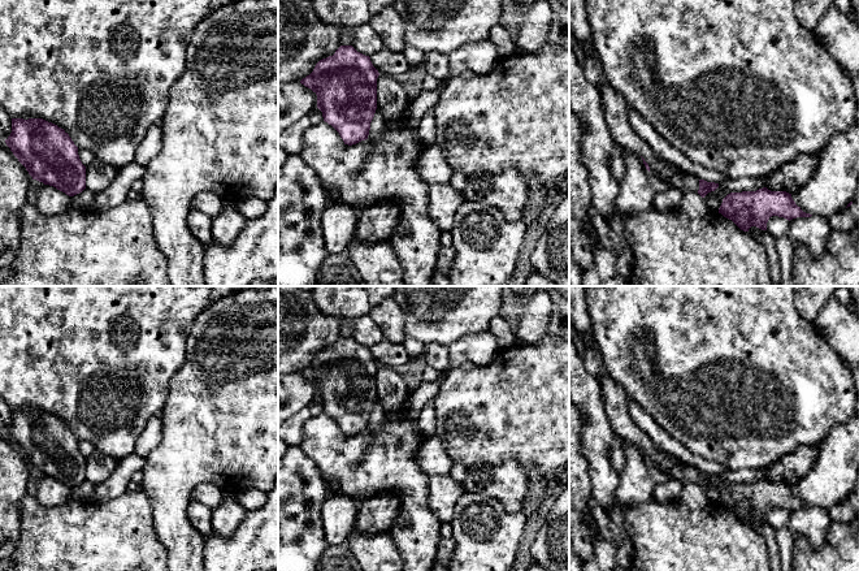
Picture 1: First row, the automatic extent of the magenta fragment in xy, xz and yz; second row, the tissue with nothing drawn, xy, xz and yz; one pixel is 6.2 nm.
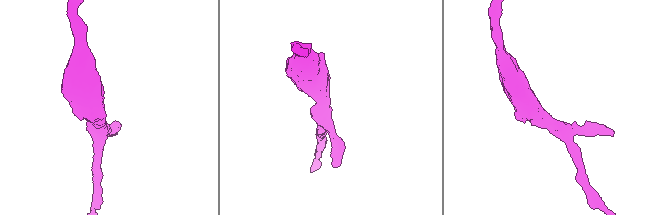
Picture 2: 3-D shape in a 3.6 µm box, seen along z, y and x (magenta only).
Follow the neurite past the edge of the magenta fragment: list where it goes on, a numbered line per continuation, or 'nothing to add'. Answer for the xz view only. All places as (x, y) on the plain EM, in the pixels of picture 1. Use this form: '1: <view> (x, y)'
nothing to add

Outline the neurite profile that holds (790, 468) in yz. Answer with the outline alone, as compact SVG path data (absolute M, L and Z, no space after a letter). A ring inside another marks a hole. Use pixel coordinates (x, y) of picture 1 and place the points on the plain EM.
M583 286L583 290L594 339L609 376L669 436L697 457L715 460L730 471L764 470L768 481L793 485L816 463L820 446L830 429L845 424L856 412L858 393L854 375L817 332L815 324L799 315L794 286Z

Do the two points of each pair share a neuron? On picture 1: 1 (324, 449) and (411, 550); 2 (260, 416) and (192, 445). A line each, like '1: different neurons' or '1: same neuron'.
1: same neuron
2: same neuron

